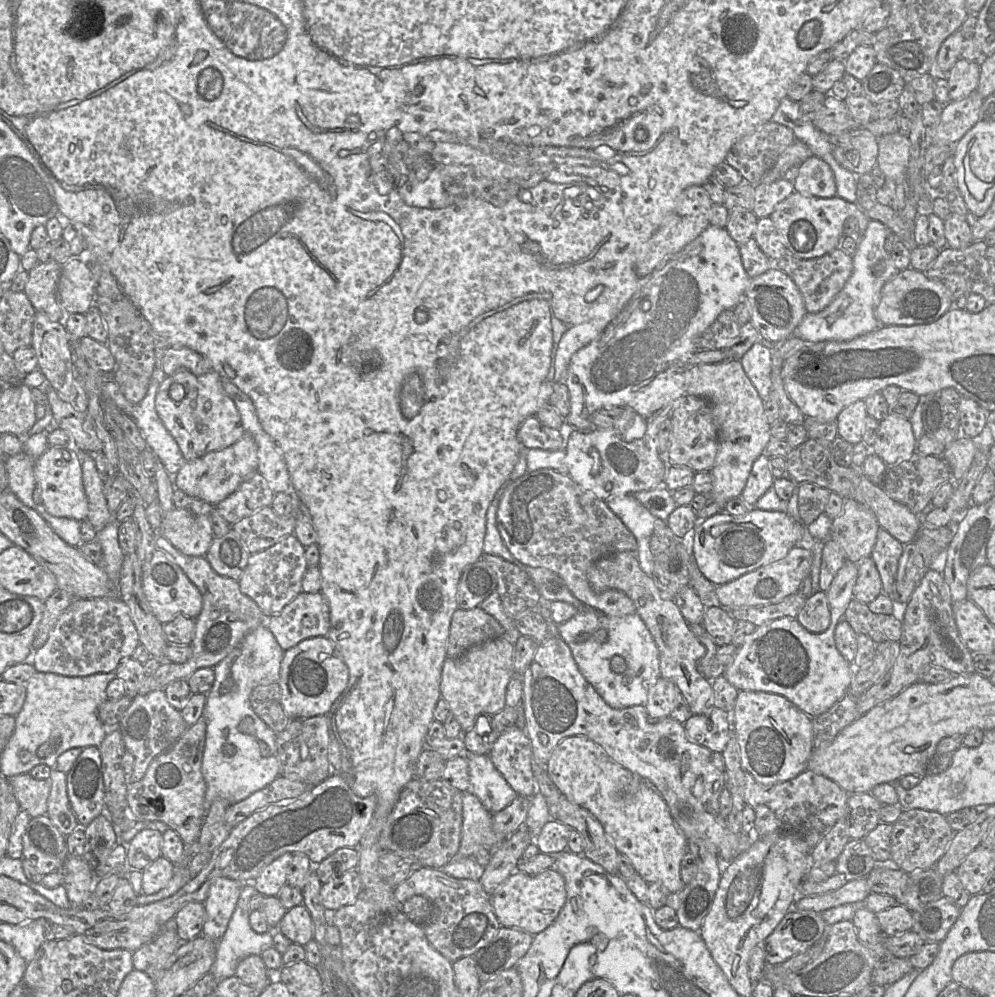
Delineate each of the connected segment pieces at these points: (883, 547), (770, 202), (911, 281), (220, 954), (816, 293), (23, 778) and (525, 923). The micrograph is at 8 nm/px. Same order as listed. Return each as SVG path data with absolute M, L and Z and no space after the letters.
M879 528L870 557L873 559L880 574L882 592L890 597L903 549L904 544L890 535L885 529Z
M794 166L776 181L770 183L761 182L754 185L755 197L752 212L758 219L769 217L776 206L795 191L794 184L797 173L798 166Z
M907 268L889 280L881 290L875 315L881 326L911 326L930 324L954 306L947 289L940 280L932 280L925 272Z
M252 882L242 887L236 909L227 930L217 943L216 958L211 973L217 981L235 976L238 963L249 955L261 955L273 947L272 933L256 933L250 926L250 899L259 893Z
M842 249L833 251L817 258L799 259L787 253L774 262L776 268L786 273L796 284L808 313L818 313L824 310L842 290L853 271L852 256Z
M23 773L8 780L22 810L31 818L47 815L51 790L49 779L34 779L29 773Z
M555 868L535 875L515 870L491 895L491 904L501 926L521 929L534 936L554 922L566 898L565 879Z

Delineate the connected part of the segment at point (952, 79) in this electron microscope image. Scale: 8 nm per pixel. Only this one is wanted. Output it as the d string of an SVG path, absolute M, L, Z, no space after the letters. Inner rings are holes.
M959 58L947 73L950 101L961 100L977 91L979 79L979 61Z

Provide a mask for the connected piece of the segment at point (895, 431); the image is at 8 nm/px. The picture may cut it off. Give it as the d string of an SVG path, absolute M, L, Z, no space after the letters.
M889 413L880 421L878 435L870 451L888 467L910 458L916 451L916 439L910 420Z

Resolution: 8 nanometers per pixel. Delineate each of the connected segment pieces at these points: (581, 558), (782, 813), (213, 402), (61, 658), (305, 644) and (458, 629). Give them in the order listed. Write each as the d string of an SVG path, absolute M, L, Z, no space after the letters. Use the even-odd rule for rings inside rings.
M544 468L526 472L508 483L500 497L496 520L504 544L518 561L558 574L587 607L611 617L636 612L633 601L624 592L617 589L596 592L587 580L589 567L600 558L617 552L636 555L636 538L604 500L583 489L569 475Z
M810 770L772 786L763 786L745 771L744 801L755 812L754 831L767 834L798 834L813 849L847 810L849 794L837 783Z
M185 368L165 376L155 400L156 411L164 426L176 440L186 462L236 443L245 433L234 401L224 392L216 371L194 375Z
M120 597L74 599L50 631L47 642L33 656L38 672L51 672L64 676L89 676L116 670L121 660L131 657L140 644L139 635L131 618L130 609Z
M327 636L305 639L284 653L280 668L281 702L292 720L327 714L348 685L349 669Z
M458 608L451 620L447 644L447 657L456 658L475 645L505 635L505 629L482 608Z

